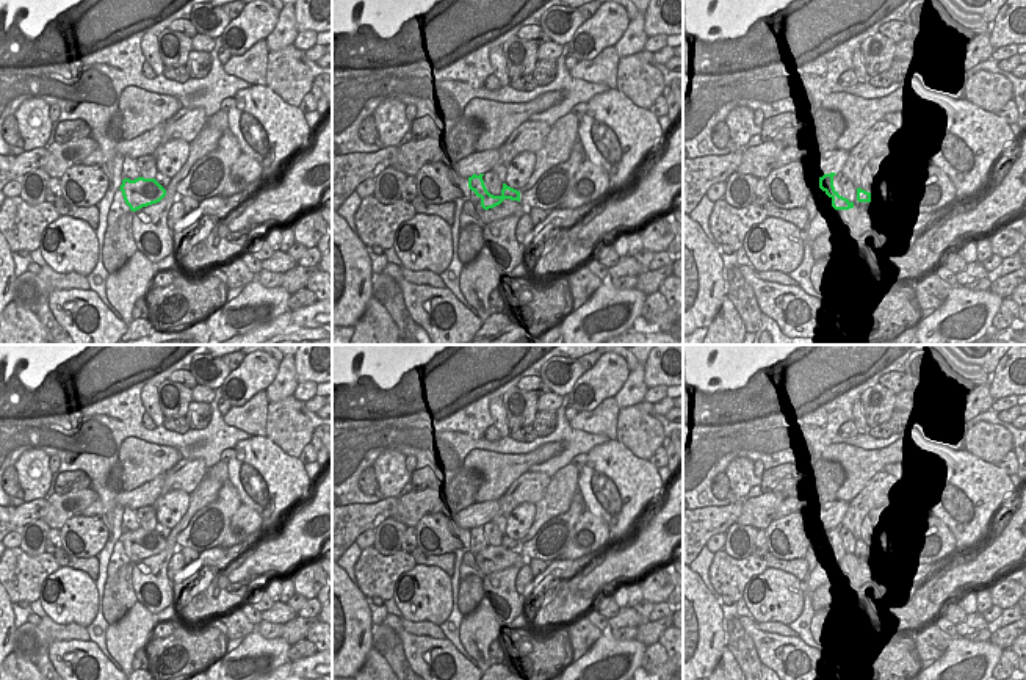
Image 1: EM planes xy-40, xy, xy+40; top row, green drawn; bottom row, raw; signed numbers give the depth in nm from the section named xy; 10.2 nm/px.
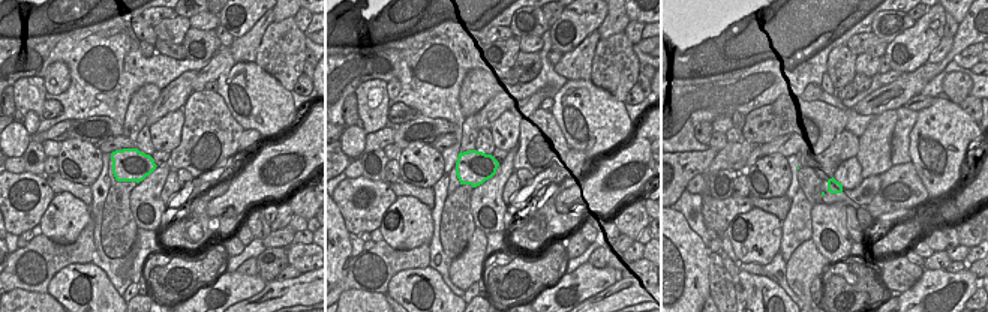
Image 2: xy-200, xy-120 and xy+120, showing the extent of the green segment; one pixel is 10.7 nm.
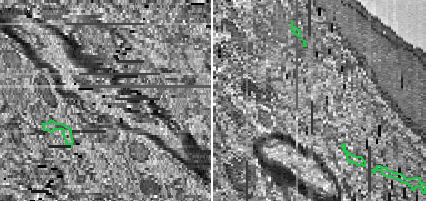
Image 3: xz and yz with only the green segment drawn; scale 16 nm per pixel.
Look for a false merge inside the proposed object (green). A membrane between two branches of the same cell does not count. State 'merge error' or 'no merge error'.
merge error

